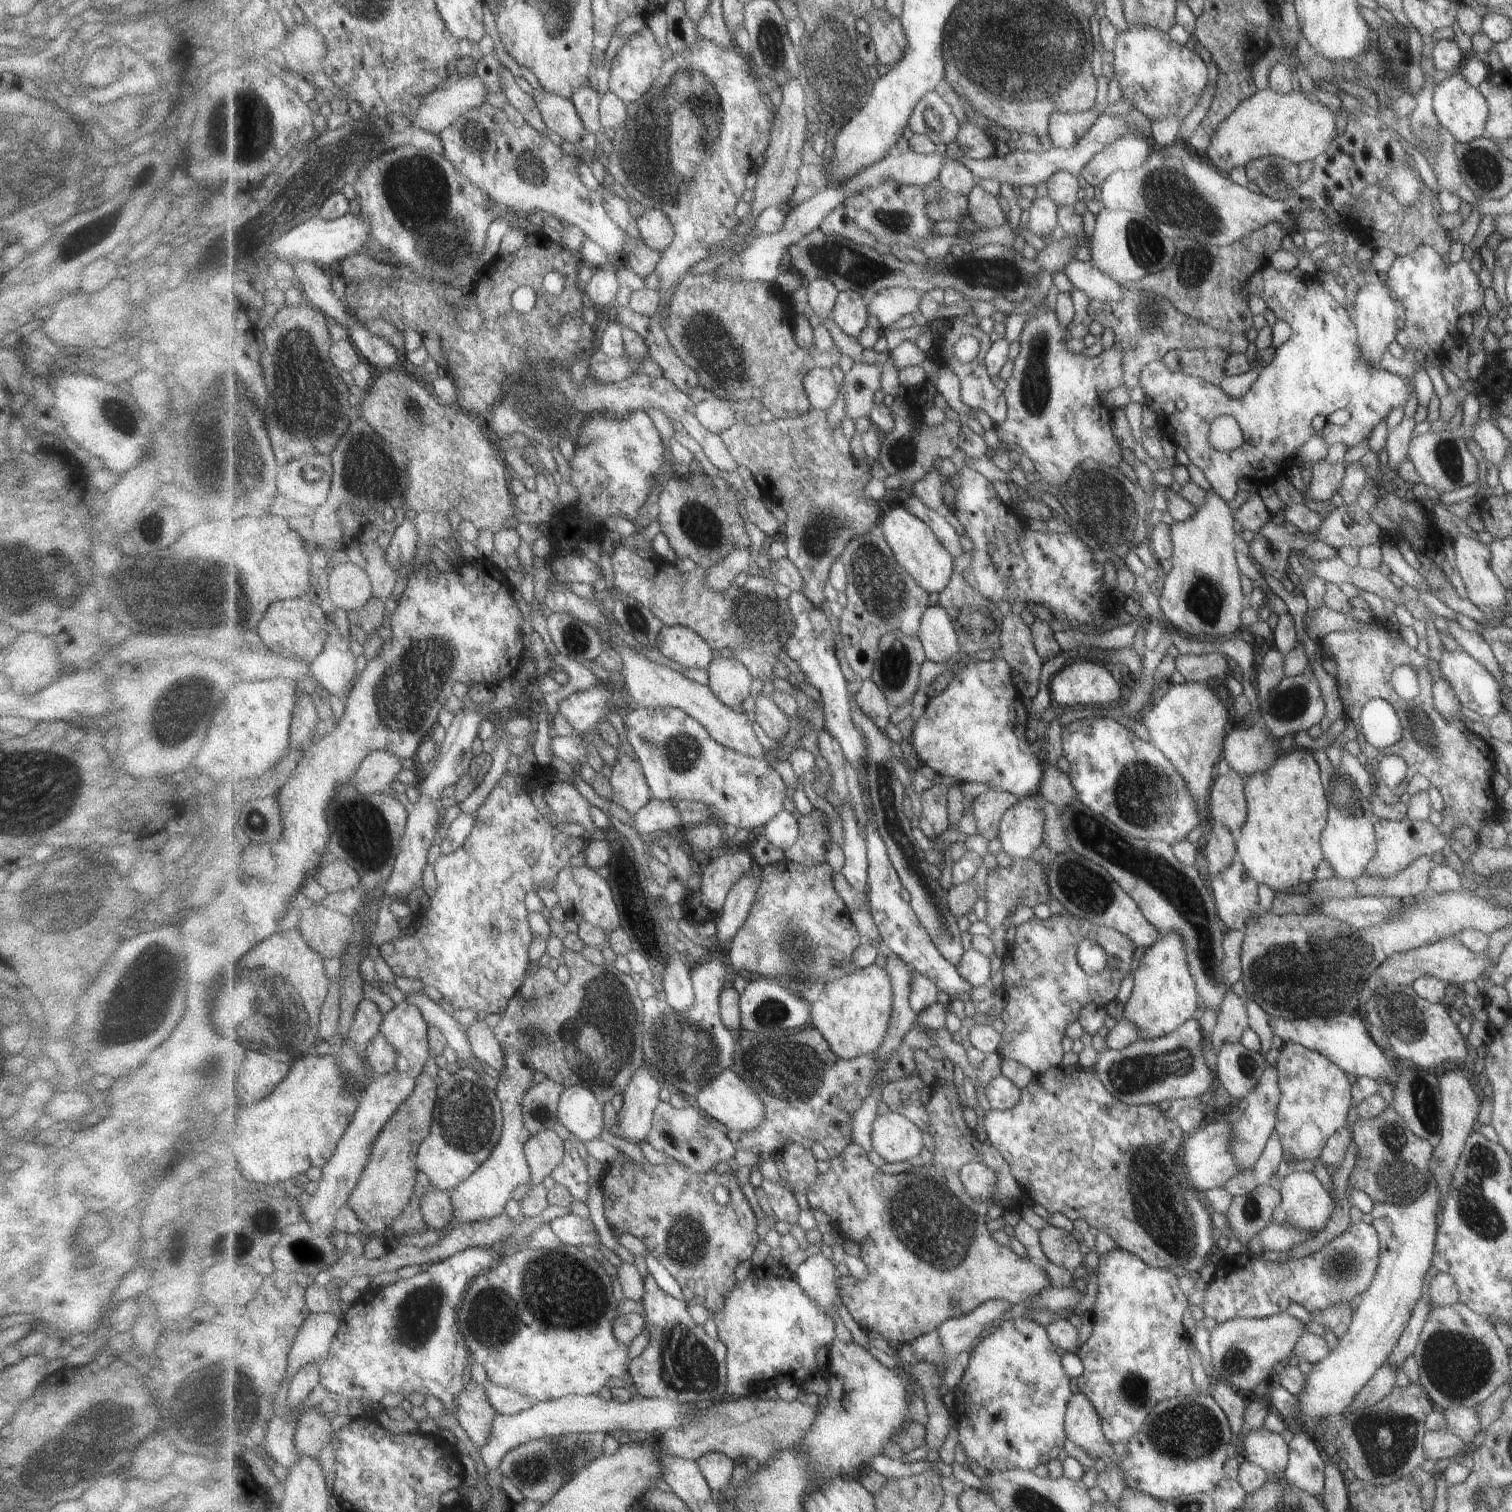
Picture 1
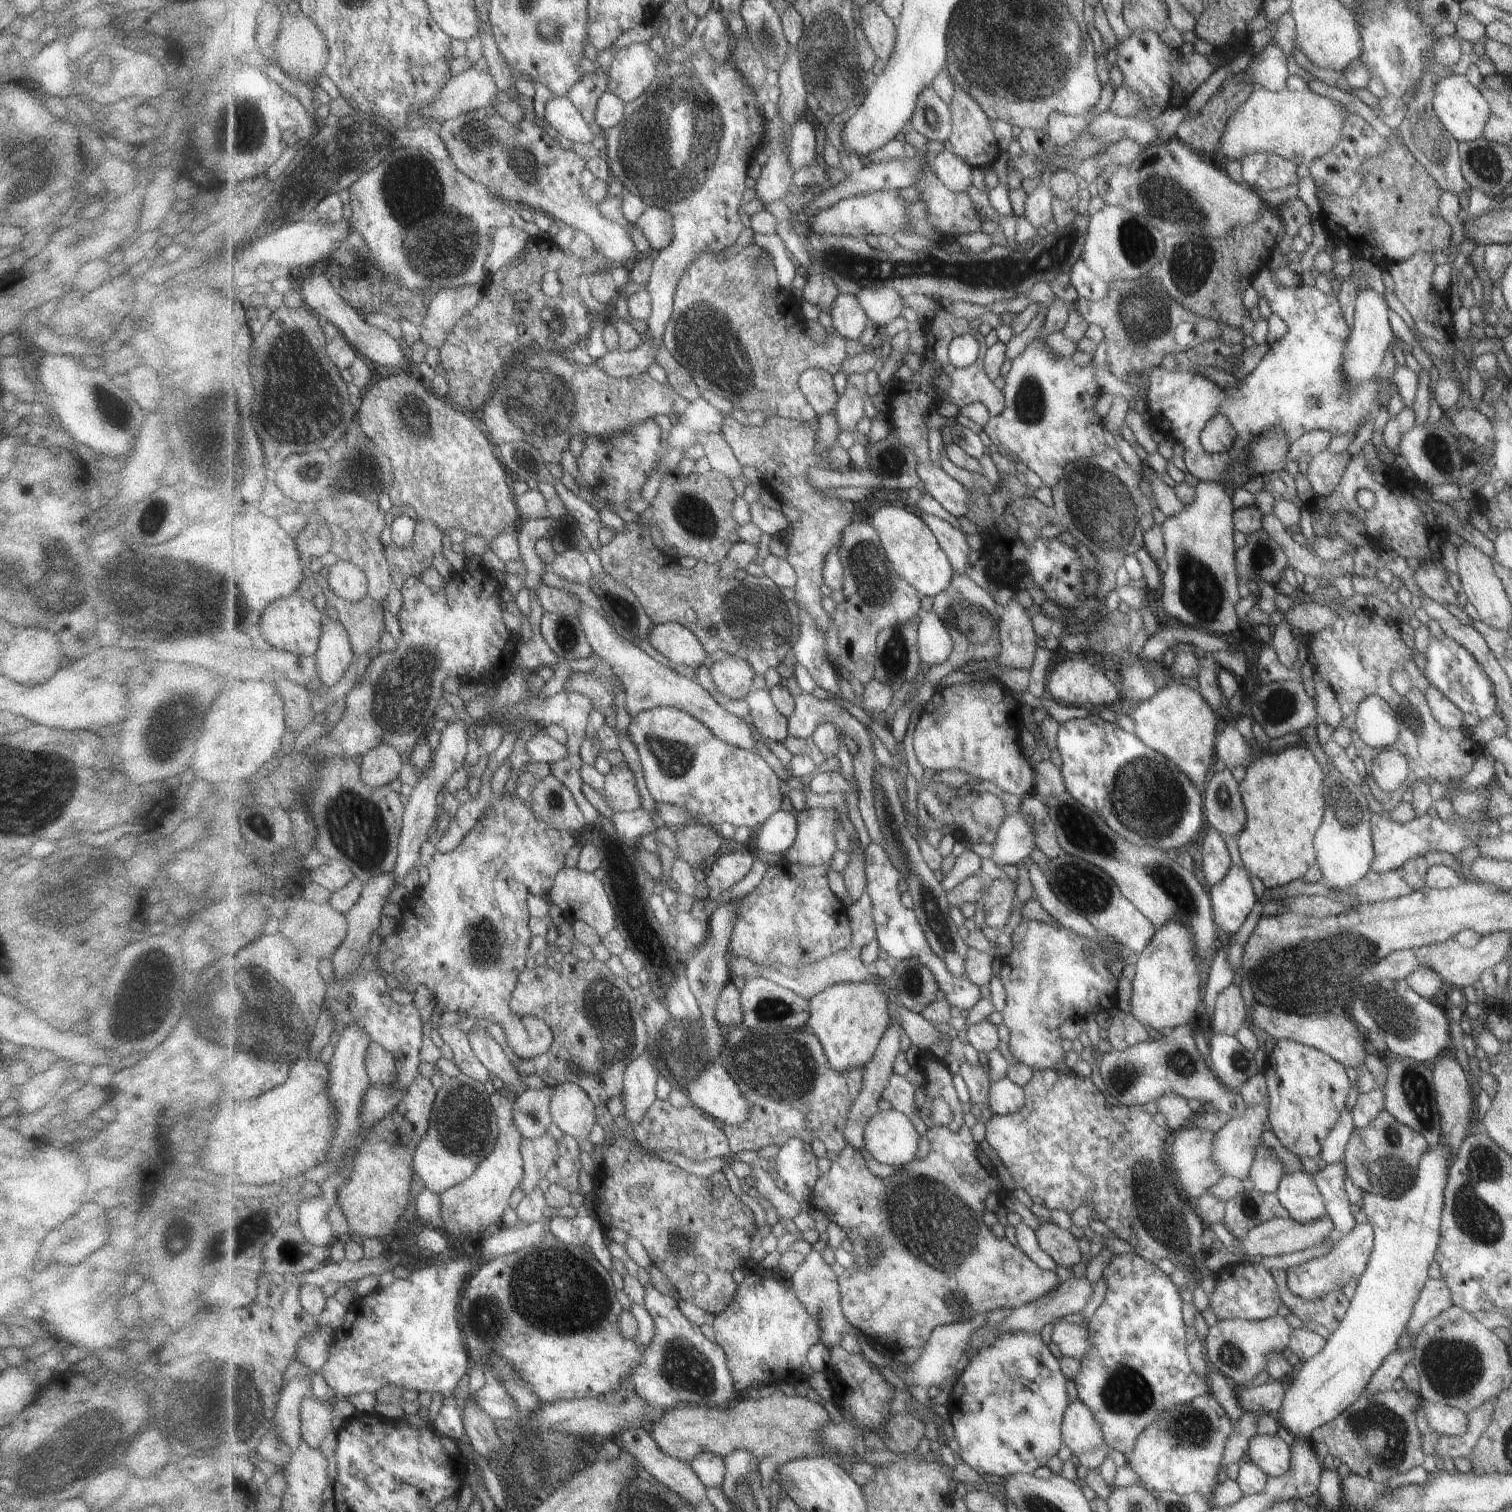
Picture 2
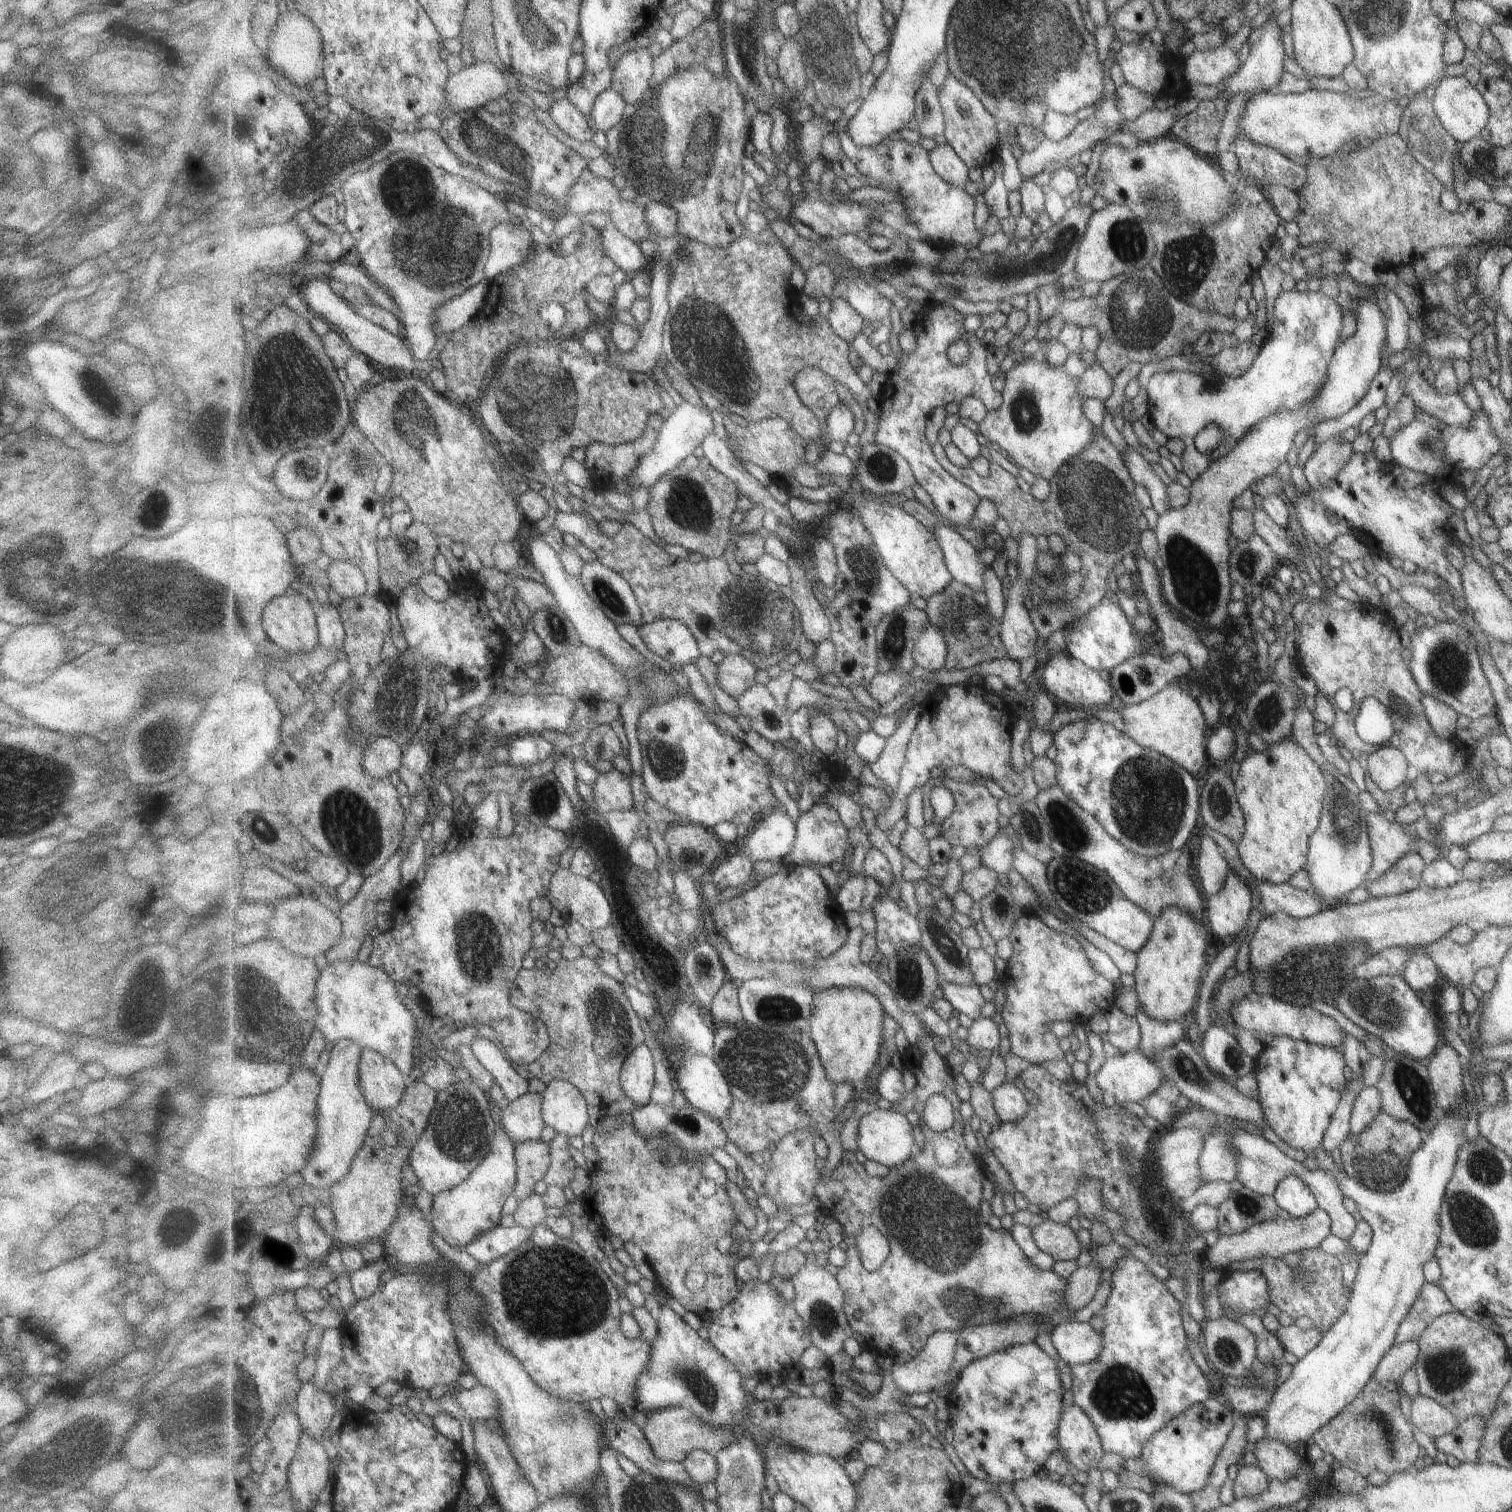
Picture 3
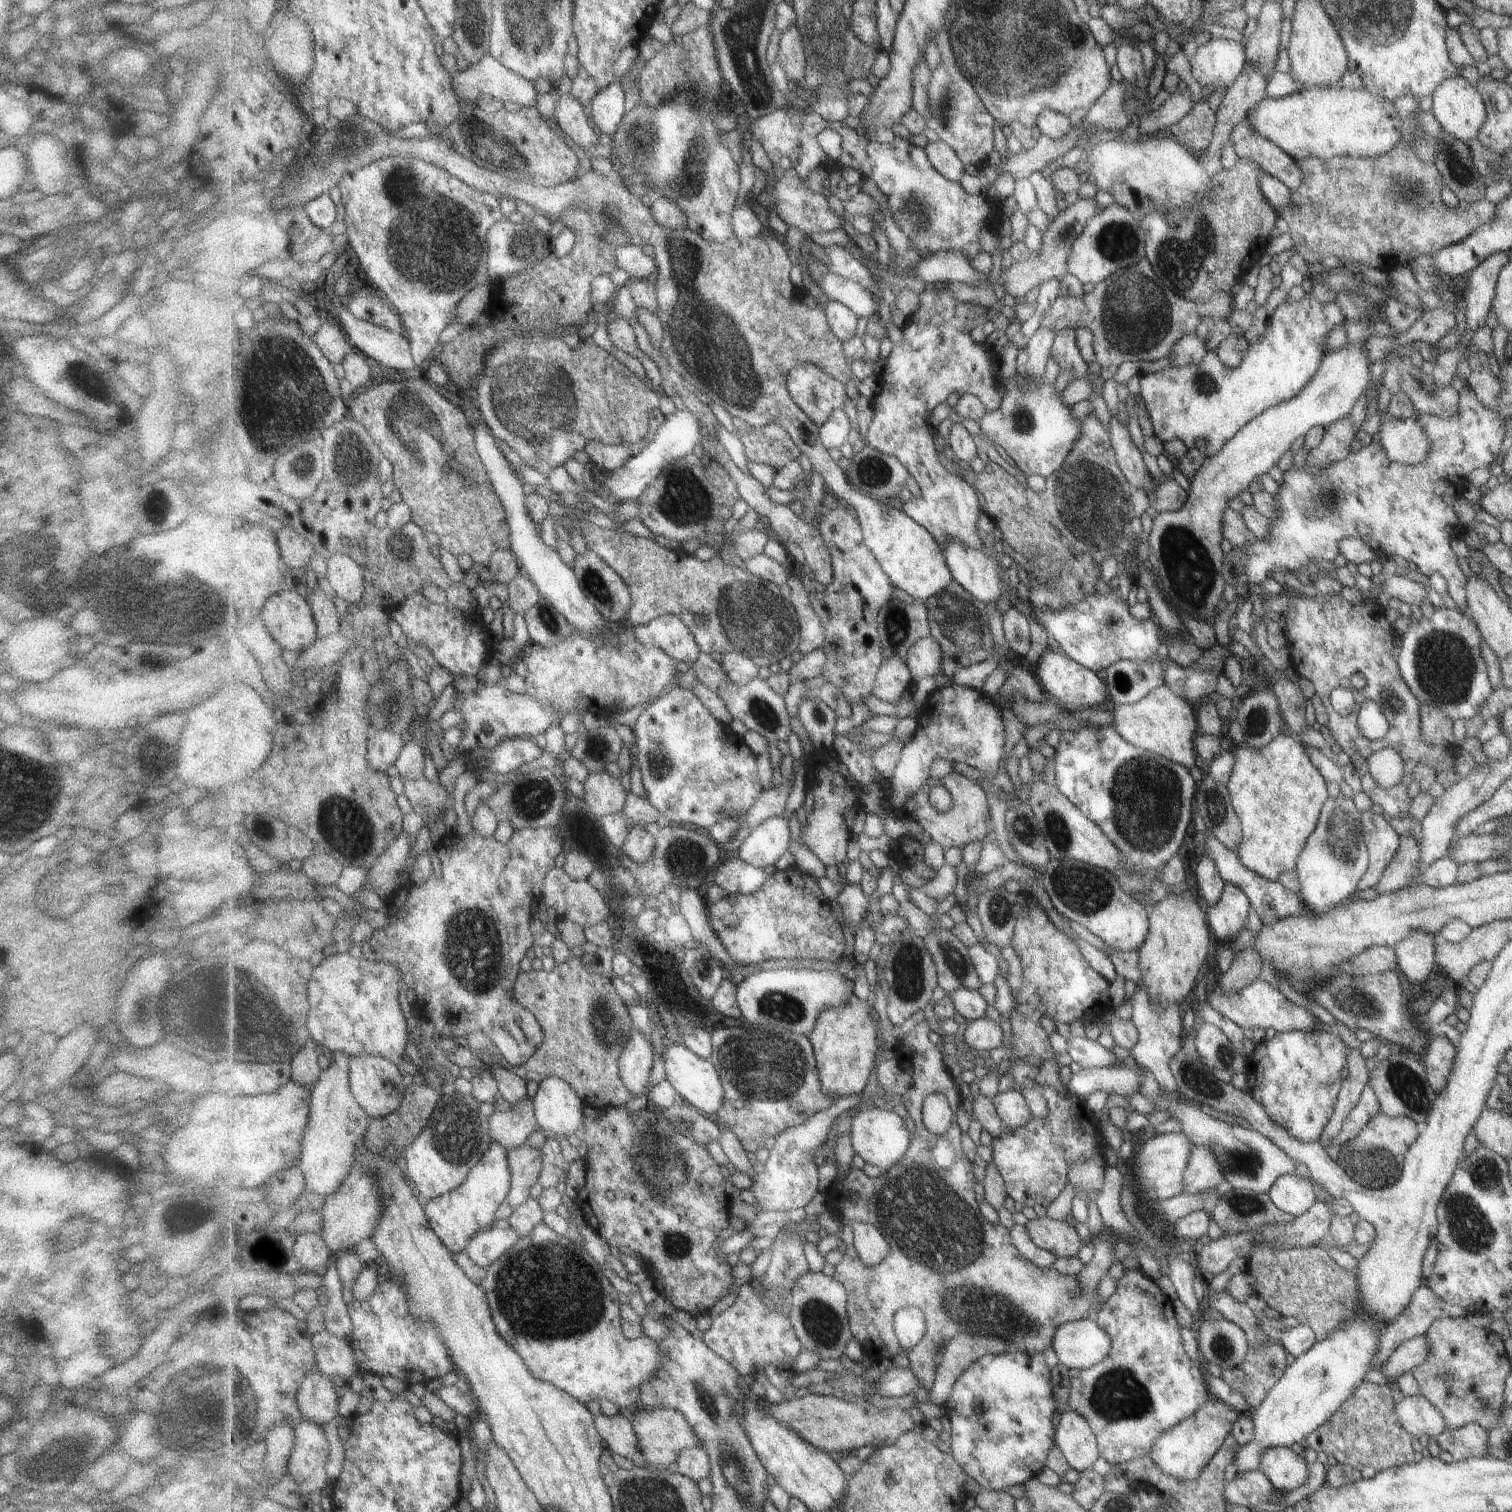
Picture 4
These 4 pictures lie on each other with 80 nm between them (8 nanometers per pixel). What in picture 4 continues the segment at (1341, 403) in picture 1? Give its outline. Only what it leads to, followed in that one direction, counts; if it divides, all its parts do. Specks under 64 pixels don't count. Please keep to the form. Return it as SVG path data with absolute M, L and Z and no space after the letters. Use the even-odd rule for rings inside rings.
M1304 293L1299 300L1285 299L1276 306L1273 314L1265 321L1263 336L1258 338L1255 344L1248 344L1247 351L1237 368L1224 367L1217 360L1215 352L1206 350L1204 357L1197 364L1172 365L1138 377L1140 389L1137 396L1143 399L1153 435L1161 443L1179 438L1185 445L1187 453L1180 459L1177 468L1188 481L1192 479L1206 456L1214 455L1244 424L1265 409L1294 397L1311 380L1325 356L1327 333L1343 320L1340 306L1335 301L1321 303L1310 297L1309 293ZM1198 438L1206 440L1202 451L1195 446Z

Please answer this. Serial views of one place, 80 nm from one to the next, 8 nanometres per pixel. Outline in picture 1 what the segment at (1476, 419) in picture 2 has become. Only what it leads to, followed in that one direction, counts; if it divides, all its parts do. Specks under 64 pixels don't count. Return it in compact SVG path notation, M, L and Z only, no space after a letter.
M1489 420L1473 424L1473 442L1479 446L1484 460L1492 462L1496 467L1502 463L1510 442L1495 428Z

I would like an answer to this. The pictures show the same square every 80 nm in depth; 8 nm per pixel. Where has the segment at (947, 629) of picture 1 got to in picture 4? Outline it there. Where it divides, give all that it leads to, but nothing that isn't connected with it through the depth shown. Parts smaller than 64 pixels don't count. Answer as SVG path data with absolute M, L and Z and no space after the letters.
M931 634L923 637L910 648L905 662L915 682L925 676L934 677L942 670L944 663L942 644Z

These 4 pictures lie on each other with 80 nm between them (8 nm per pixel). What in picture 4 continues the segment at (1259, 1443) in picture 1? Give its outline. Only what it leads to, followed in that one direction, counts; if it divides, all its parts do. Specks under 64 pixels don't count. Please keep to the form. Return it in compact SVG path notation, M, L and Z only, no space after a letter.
M1289 1447L1263 1450L1258 1470L1273 1486L1274 1491L1289 1492L1297 1489L1307 1479L1307 1464L1303 1455L1294 1454Z

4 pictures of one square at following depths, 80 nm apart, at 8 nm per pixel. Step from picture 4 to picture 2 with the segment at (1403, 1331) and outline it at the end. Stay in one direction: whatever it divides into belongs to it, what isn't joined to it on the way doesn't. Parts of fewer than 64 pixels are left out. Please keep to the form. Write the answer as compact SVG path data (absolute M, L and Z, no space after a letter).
M1439 1277L1436 1279L1427 1278L1421 1287L1418 1299L1412 1306L1412 1313L1407 1321L1404 1331L1415 1336L1417 1331L1439 1312L1452 1305L1450 1290L1445 1281Z

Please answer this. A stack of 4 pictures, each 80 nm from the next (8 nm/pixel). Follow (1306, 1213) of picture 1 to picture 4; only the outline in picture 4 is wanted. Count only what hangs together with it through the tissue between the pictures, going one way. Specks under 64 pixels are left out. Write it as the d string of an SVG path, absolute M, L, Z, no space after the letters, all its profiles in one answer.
M1293 1173L1282 1175L1267 1192L1270 1202L1281 1212L1297 1217L1305 1213L1315 1202L1312 1182L1309 1178Z

